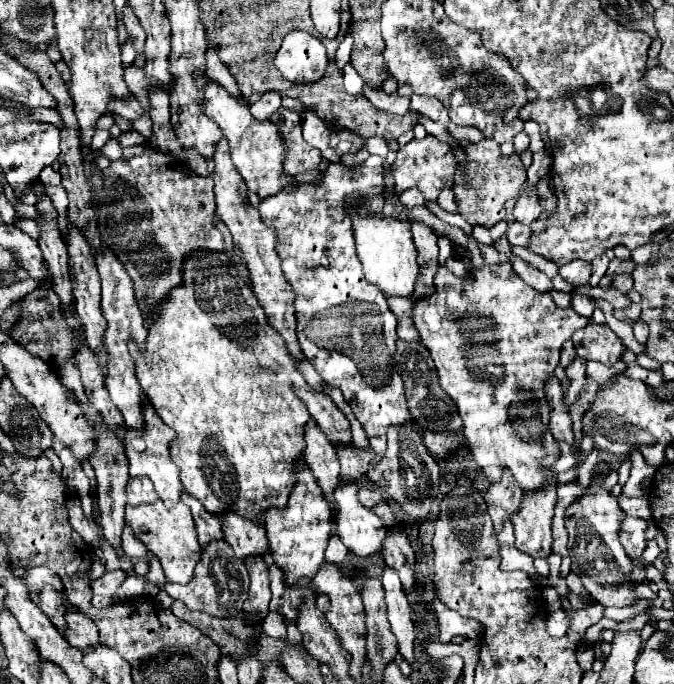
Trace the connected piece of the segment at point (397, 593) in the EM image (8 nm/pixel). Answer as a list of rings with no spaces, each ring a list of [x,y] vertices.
[[[383,568],[381,576],[383,588],[385,588],[385,600],[387,600],[387,612],[391,622],[391,632],[397,638],[397,648],[403,660],[409,664],[415,662],[413,658],[413,644],[415,644],[415,624],[413,624],[413,610],[407,600],[407,596],[401,590],[399,576],[391,568]]]

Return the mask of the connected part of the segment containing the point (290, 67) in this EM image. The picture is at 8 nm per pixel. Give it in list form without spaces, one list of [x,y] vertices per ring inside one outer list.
[[[291,32],[275,56],[275,66],[291,82],[313,84],[323,78],[327,68],[325,46],[309,32]]]

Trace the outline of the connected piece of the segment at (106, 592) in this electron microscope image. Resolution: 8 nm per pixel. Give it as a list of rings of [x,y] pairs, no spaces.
[[[124,570],[105,572],[91,583],[92,591],[94,594],[112,597],[127,577],[128,575]]]

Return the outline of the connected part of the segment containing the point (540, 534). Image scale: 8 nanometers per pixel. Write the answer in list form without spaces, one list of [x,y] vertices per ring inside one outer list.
[[[547,486],[543,494],[523,494],[523,506],[513,514],[517,550],[531,558],[547,558],[551,554],[551,518],[555,500],[555,486]]]

